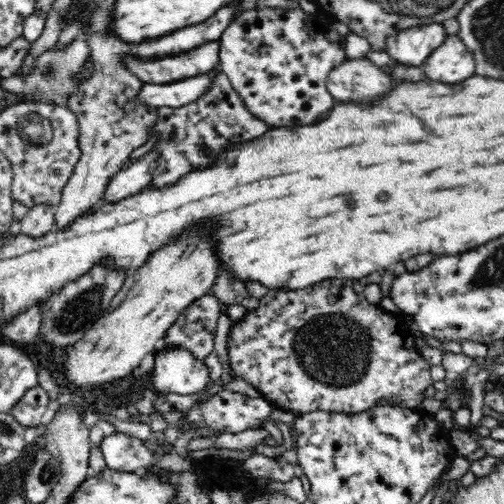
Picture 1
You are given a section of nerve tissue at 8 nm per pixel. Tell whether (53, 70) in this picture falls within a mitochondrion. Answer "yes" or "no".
yes

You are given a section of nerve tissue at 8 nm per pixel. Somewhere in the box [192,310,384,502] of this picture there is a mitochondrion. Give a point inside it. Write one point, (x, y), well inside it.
(343, 360)

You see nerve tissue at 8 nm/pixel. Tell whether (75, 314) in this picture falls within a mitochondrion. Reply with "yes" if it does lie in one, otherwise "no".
yes

